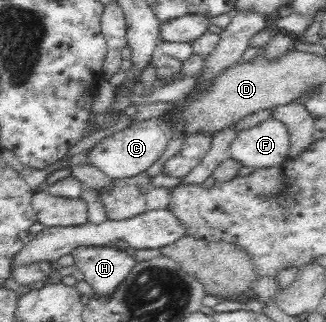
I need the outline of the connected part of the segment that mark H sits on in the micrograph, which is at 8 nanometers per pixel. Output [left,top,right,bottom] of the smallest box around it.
[72,245,136,296]

